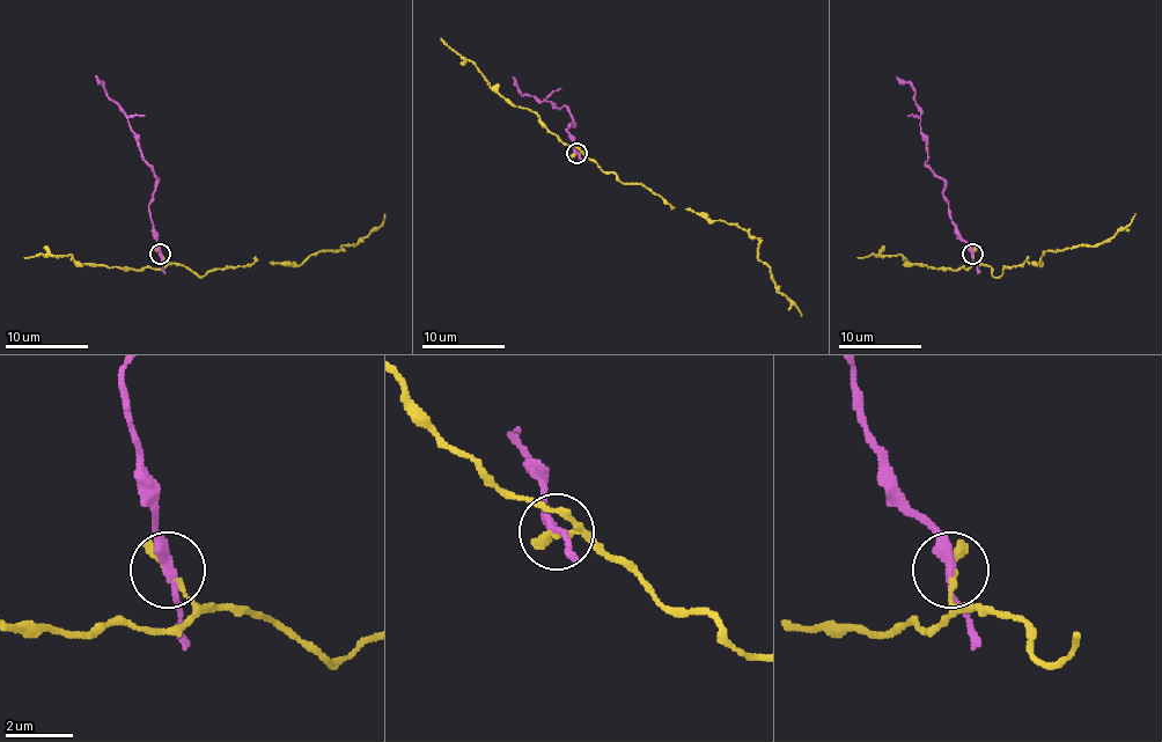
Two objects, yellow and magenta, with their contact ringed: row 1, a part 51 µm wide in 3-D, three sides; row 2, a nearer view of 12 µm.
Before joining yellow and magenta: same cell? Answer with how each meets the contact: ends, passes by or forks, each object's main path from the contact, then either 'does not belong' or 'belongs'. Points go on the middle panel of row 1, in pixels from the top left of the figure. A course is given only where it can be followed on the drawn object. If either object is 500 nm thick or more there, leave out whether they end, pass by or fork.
yellow ends there; magenta passes by; yellow runs (576, 153), (586, 155), (622, 182), (646, 186), (674, 207), (692, 210), (755, 236), (758, 259), (802, 315); magenta runs (576, 153), (566, 131), (574, 118), (564, 105), (556, 108), (546, 100), (524, 95), (512, 76); does not belong

